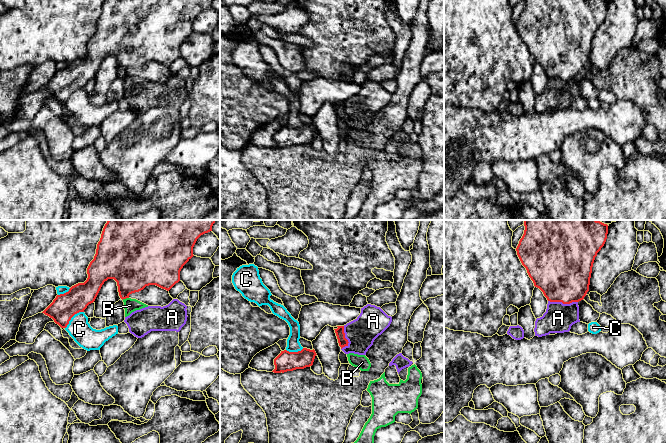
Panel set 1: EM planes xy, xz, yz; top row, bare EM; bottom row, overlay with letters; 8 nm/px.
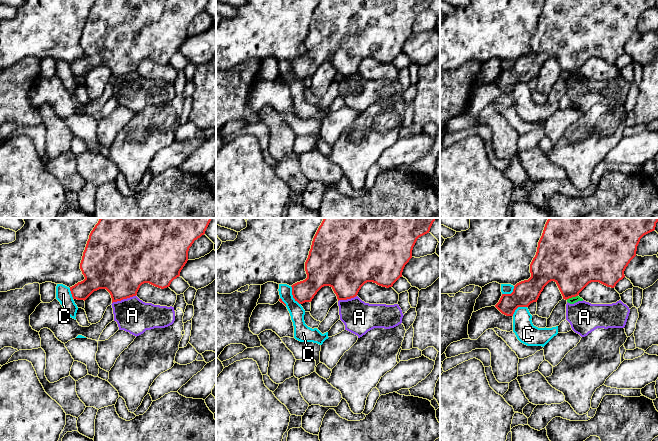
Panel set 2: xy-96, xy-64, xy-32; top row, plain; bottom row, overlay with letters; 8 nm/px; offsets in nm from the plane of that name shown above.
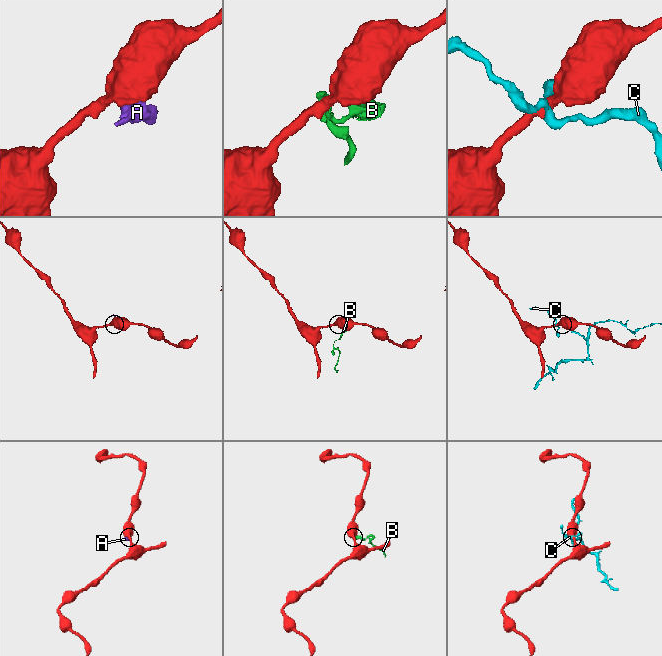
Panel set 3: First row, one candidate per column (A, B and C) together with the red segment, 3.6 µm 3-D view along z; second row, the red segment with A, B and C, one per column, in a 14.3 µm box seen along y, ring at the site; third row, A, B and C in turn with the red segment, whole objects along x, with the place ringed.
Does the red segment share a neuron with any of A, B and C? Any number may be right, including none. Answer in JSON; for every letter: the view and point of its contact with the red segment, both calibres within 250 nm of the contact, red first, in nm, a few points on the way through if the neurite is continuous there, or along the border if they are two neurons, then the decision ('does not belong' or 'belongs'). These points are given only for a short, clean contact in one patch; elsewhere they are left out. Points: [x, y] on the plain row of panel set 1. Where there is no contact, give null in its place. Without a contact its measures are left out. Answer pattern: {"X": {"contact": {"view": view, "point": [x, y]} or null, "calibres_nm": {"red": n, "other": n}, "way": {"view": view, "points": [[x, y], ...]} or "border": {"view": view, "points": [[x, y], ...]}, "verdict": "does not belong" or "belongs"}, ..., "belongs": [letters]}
{"A": {"contact": {"view": "yz", "point": [563, 79]}, "calibres_nm": {"red": 460, "other": 240}, "verdict": "does not belong"}, "B": {"contact": {"view": "xy", "point": [125, 74]}, "calibres_nm": {"red": 360, "other": 110}, "border": {"view": "xy", "points": [[128, 73], [122, 75]]}, "verdict": "does not belong"}, "C": {"contact": {"view": "xy", "point": [72, 92]}, "calibres_nm": {"red": 200, "other": 180}, "border": {"view": "xy", "points": [[83, 87], [77, 88], [65, 104]]}, "verdict": "does not belong"}, "belongs": []}

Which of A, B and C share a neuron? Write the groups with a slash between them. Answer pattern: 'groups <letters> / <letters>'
groups A B / C

